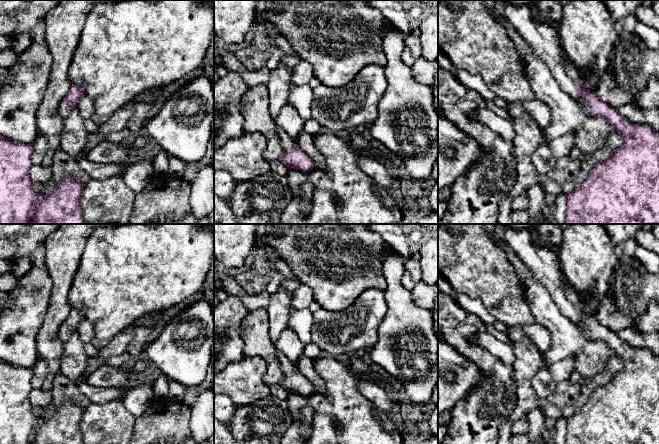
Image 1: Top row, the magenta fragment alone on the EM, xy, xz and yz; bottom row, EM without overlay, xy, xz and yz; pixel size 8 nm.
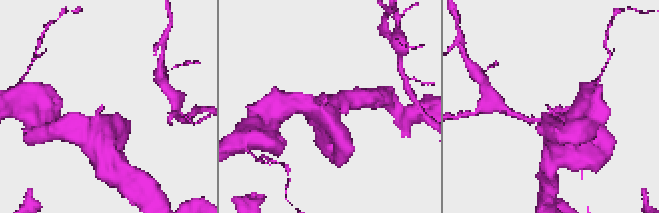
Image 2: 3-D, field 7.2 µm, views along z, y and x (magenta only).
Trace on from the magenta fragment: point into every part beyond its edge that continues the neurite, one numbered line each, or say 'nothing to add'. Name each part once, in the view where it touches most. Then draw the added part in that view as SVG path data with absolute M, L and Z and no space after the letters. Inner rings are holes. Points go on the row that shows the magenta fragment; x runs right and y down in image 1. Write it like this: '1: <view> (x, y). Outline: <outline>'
1: yz (541, 38). Outline: M484 0L485 6L500 23L507 20L515 28L528 47L548 67L559 87L574 99L585 113L590 114L586 102L579 95L582 80L572 78L567 72L557 30L538 20L530 6L516 6L504 0L503 14L500 15L495 9L495 2L496 0Z

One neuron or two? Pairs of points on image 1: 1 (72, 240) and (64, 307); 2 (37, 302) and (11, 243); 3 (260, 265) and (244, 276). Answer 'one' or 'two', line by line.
1: one
2: one
3: one

